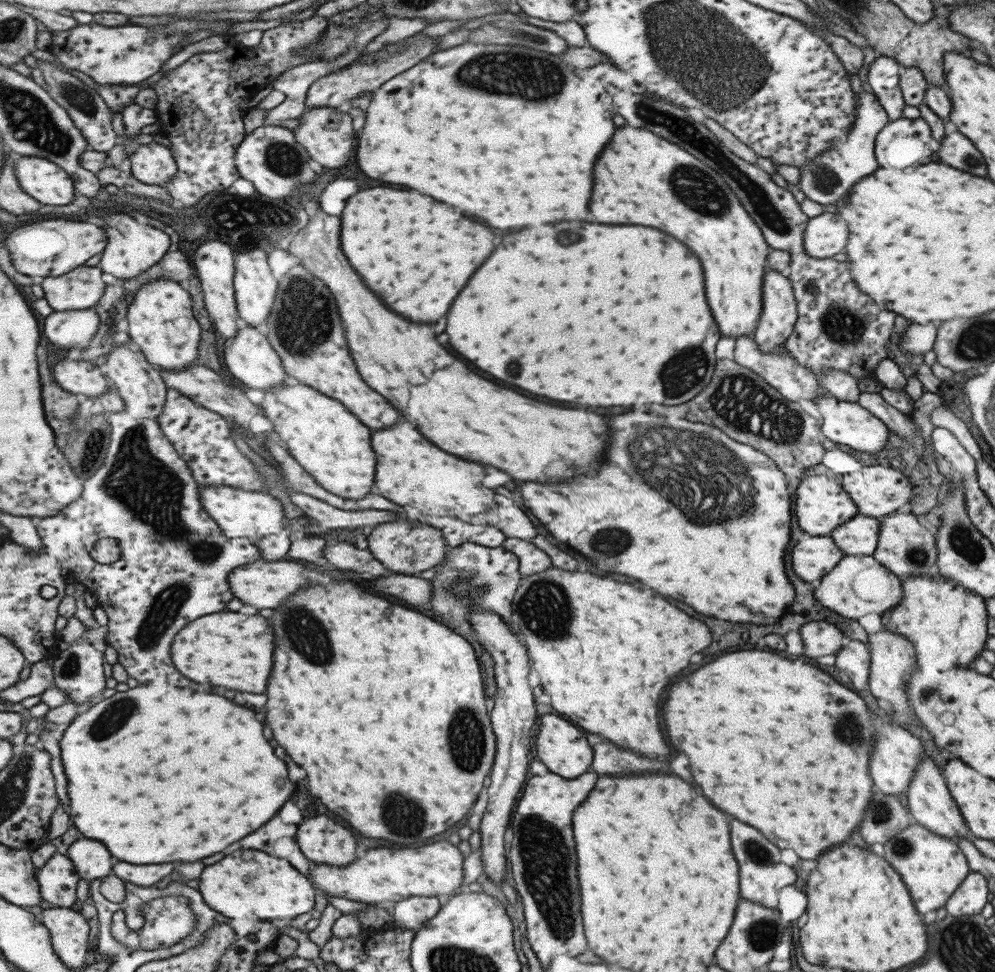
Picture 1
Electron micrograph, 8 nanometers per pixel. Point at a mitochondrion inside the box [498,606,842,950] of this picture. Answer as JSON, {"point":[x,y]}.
{"point":[544,861]}

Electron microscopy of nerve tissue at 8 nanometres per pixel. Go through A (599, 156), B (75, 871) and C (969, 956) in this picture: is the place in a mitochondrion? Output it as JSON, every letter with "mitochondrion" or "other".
{"A":"other","B":"other","C":"mitochondrion"}

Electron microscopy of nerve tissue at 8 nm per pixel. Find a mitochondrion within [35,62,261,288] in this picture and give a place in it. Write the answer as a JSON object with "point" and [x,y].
{"point":[78,97]}

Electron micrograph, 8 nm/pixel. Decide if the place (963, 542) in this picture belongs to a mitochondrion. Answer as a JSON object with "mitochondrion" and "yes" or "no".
{"mitochondrion":"yes"}

